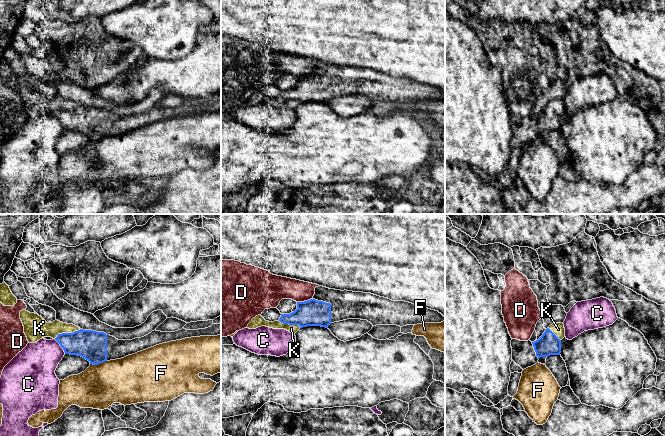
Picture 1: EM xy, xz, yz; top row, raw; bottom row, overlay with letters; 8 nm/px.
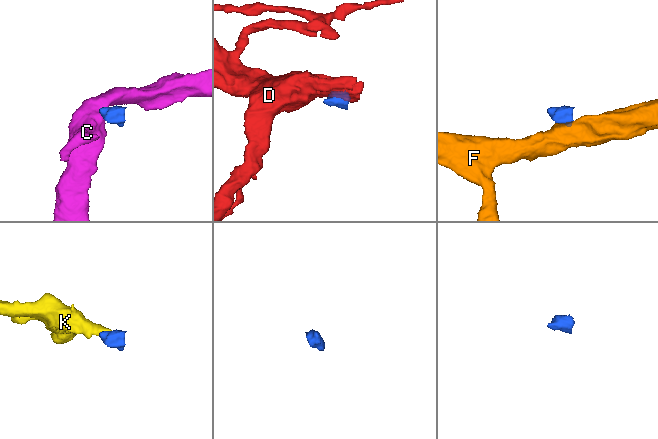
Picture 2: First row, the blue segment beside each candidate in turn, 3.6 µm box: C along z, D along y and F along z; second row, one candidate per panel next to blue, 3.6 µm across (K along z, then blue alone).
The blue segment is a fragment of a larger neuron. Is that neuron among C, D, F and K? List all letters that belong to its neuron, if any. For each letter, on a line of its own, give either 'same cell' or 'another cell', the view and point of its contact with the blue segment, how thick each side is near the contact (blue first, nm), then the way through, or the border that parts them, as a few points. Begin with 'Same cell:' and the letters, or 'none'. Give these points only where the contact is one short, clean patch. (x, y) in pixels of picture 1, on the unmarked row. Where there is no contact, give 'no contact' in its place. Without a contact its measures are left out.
Same cell: K
C: another cell; contact xy (60, 121); calibres 240 and 320 nm; border xy (54, 115), (65, 129)
D: another cell; contact xz (304, 77); calibres 200 and 200 nm; border xz (312, 74), (297, 78)
F: another cell; contact xy (98, 139); calibres 240 and 360 nm; border xy (106, 136), (97, 140), (90, 140)
K: same cell; contact xy (67, 109); calibres 240 and 180 nm; way xy (92, 121), (75, 117), (67, 109), (37, 104)

